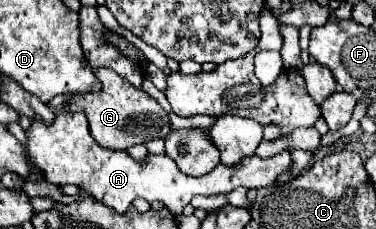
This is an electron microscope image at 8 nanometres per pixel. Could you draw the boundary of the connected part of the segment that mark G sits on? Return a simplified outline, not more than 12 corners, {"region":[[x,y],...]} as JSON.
{"region":[[97,68],[103,90],[75,96],[99,146],[127,150],[171,132],[143,88]]}

